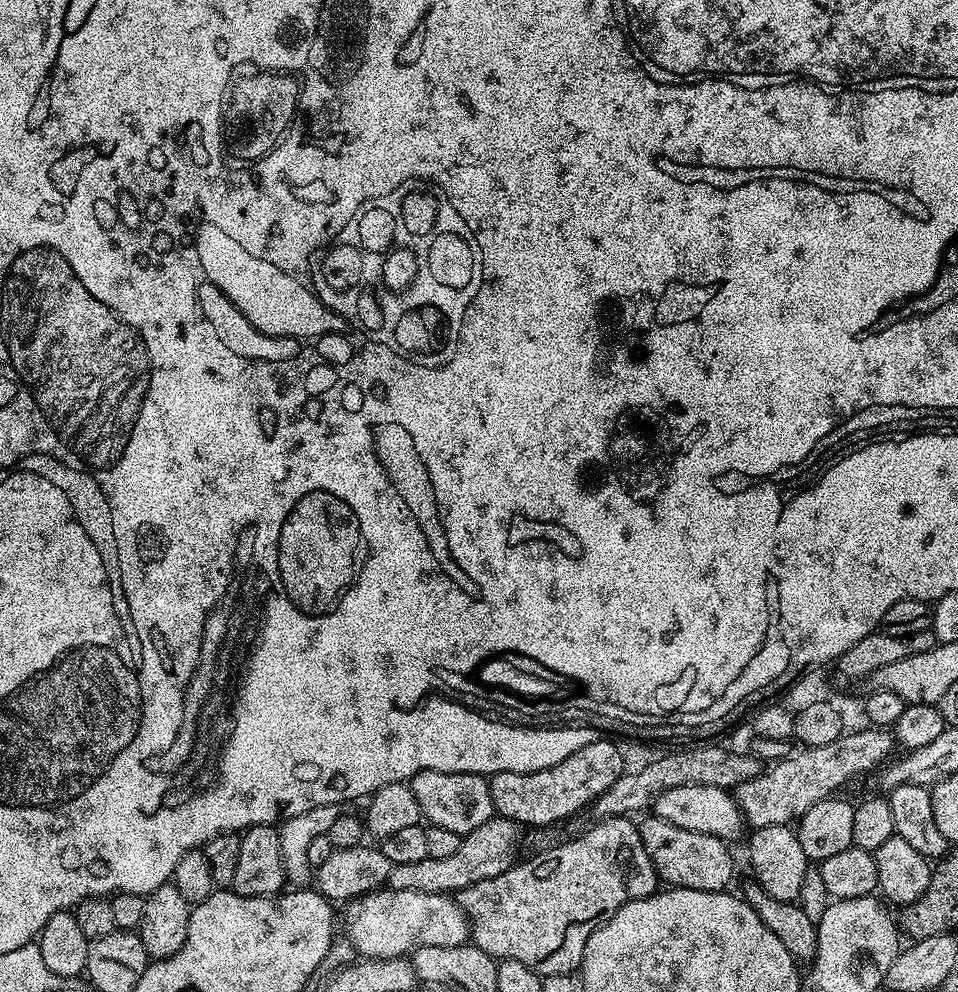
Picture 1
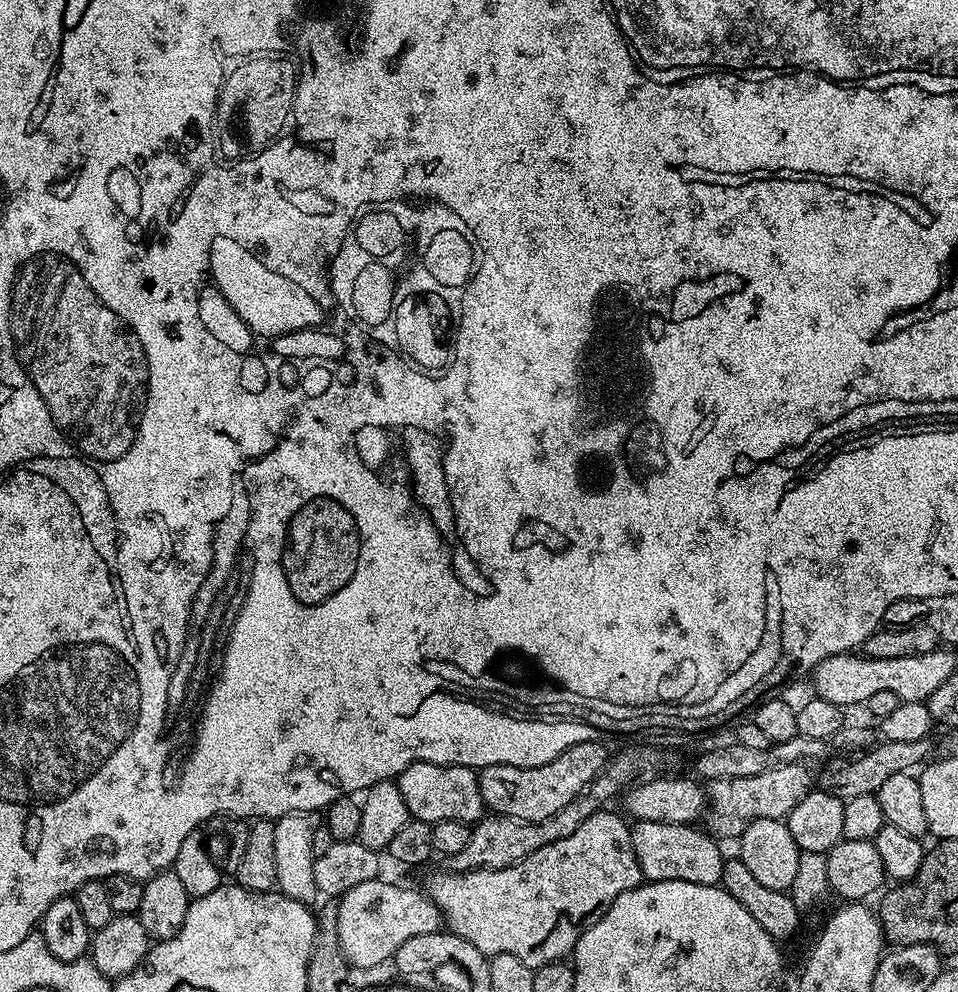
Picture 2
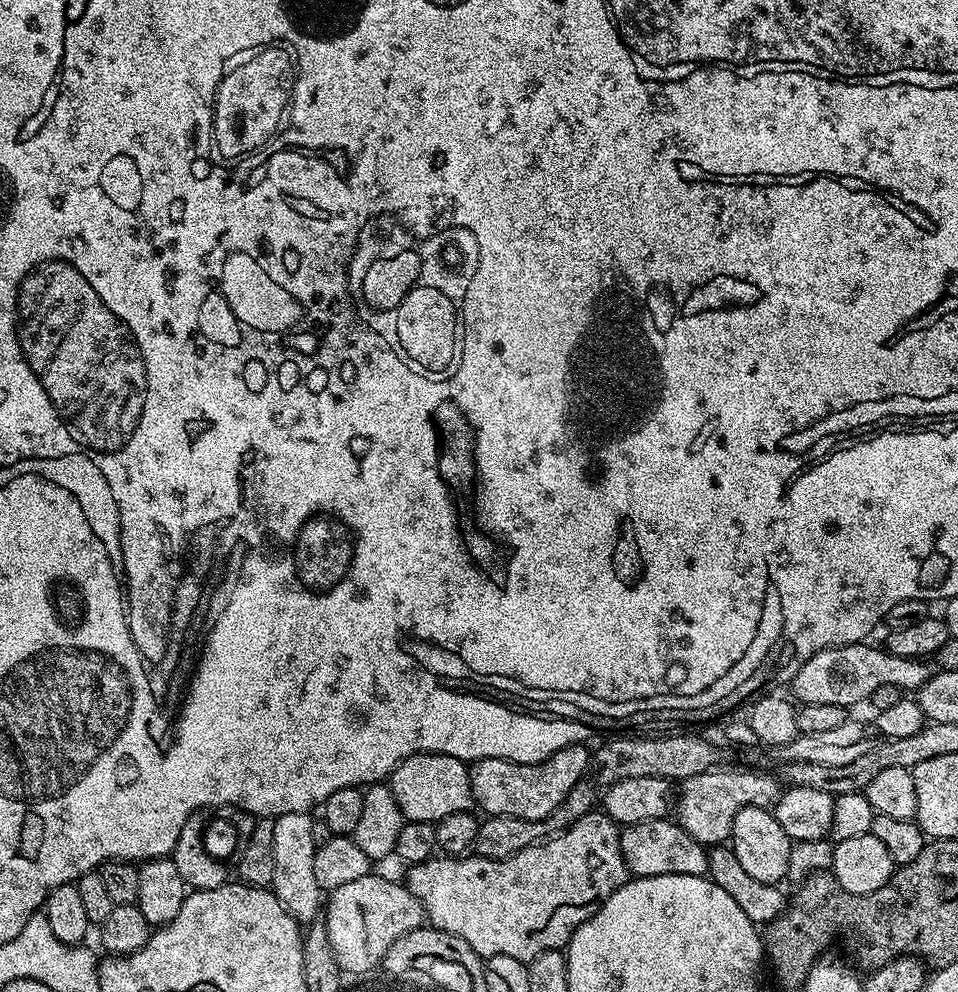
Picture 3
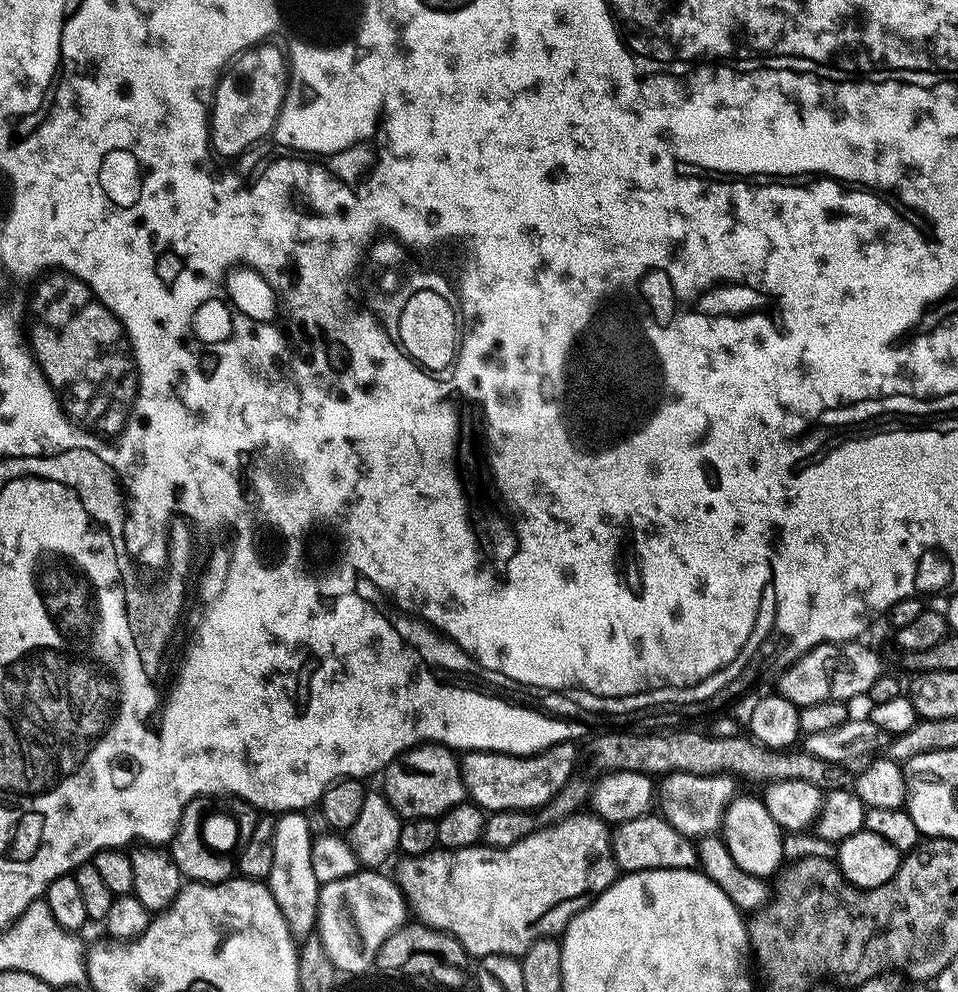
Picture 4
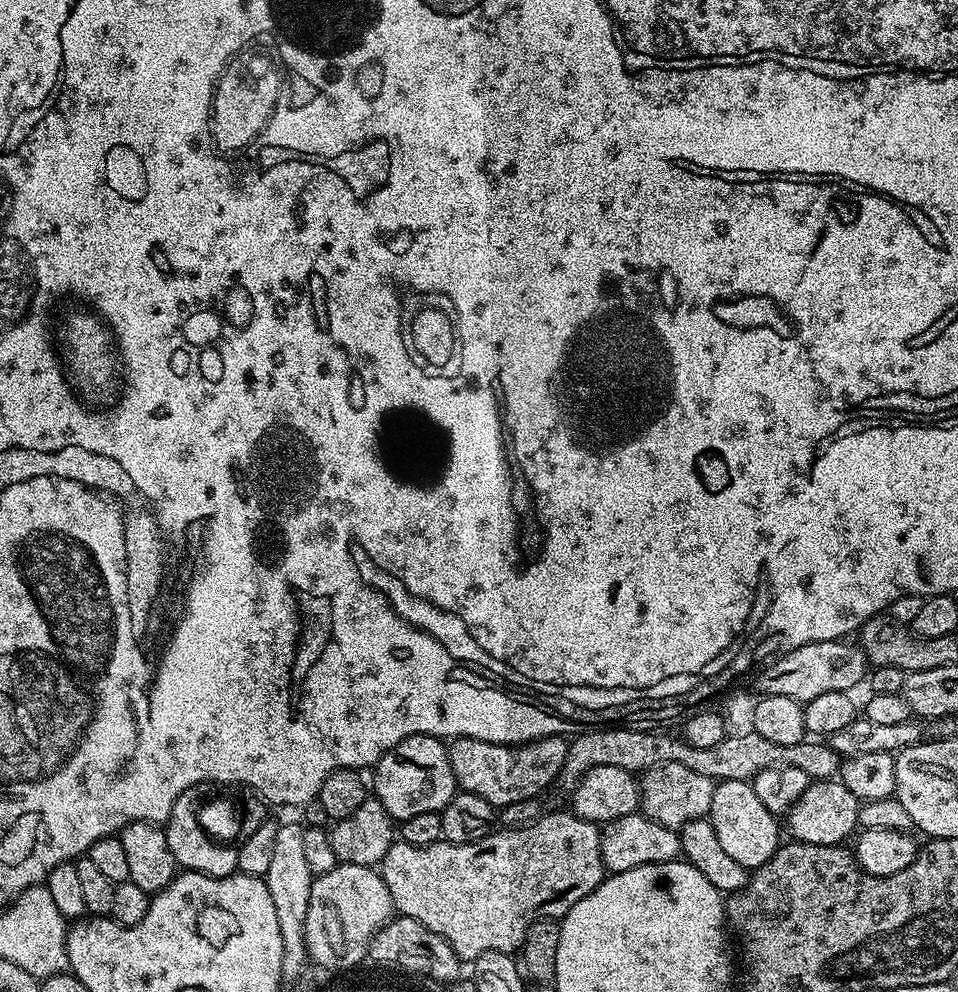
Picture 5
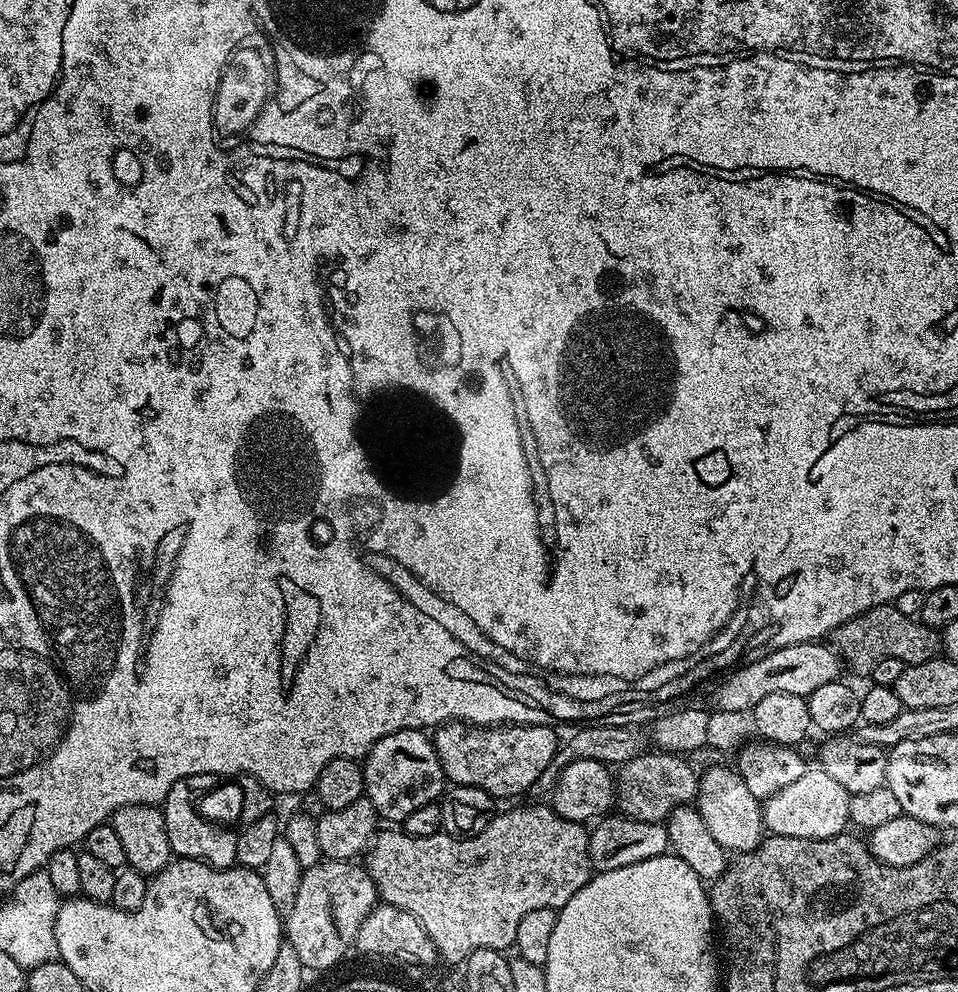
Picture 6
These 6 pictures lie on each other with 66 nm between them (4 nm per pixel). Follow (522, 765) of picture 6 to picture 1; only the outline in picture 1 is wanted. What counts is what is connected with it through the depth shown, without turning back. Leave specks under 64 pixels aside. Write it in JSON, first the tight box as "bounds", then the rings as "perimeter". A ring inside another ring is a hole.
{"bounds":[488,739,626,826],"perimeter":[[[611,739],[583,746],[557,765],[537,772],[496,772],[488,780],[492,811],[521,826],[556,824],[584,807],[591,805],[602,793],[610,790],[614,782],[624,775],[626,765],[620,753],[621,746]]]}

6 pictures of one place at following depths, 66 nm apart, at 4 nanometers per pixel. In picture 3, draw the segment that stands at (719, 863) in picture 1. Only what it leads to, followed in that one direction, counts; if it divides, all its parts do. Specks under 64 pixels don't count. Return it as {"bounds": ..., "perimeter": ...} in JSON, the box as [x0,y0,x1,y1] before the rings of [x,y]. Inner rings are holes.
{"bounds":[620,819,709,877],"perimeter":[[[671,819],[647,820],[629,824],[620,833],[622,858],[633,877],[661,876],[662,874],[690,874],[708,876],[709,849],[698,841],[680,823]]]}

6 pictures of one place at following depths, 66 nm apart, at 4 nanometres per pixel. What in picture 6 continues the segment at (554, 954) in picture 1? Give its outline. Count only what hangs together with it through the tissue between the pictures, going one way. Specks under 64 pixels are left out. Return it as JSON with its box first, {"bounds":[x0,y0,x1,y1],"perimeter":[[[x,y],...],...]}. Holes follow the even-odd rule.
{"bounds":[366,806,594,965],"perimeter":[[[544,806],[544,808],[512,808],[509,812],[497,811],[496,815],[492,817],[492,821],[486,826],[486,830],[482,830],[482,834],[474,834],[470,838],[462,838],[461,840],[457,836],[447,836],[443,830],[430,838],[414,838],[402,830],[381,831],[366,853],[366,859],[368,859],[366,867],[376,887],[377,897],[383,903],[398,906],[398,910],[406,910],[406,914],[414,914],[414,918],[418,918],[418,922],[422,922],[422,930],[426,930],[426,934],[430,934],[439,959],[441,961],[449,960],[450,963],[458,963],[457,965],[459,965],[461,962],[467,961],[468,956],[474,954],[474,950],[482,950],[483,948],[511,949],[516,943],[518,926],[522,923],[522,918],[526,918],[526,914],[530,914],[530,910],[542,910],[543,908],[558,910],[562,906],[566,906],[566,902],[570,902],[570,898],[574,898],[574,894],[578,894],[578,890],[582,890],[582,886],[586,886],[586,882],[594,875],[594,869],[590,862],[588,833],[589,829],[584,824],[562,818],[548,806]]]}

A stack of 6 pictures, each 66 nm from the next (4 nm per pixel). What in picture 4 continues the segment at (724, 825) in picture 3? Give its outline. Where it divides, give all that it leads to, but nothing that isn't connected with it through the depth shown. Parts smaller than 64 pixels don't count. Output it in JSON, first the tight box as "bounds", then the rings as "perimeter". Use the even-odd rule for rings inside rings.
{"bounds":[658,772,737,838],"perimeter":[[[670,772],[658,784],[659,815],[663,816],[666,822],[670,822],[674,830],[689,838],[719,833],[724,823],[724,811],[733,796],[737,795],[736,784],[737,781],[730,776],[699,776],[684,772]]]}

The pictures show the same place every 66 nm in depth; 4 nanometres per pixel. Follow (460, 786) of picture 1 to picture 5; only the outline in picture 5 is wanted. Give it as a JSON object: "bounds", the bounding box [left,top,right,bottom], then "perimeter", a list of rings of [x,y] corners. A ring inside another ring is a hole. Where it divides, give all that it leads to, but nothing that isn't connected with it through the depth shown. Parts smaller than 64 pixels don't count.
{"bounds":[370,736,458,821],"perimeter":[[[407,736],[398,746],[386,750],[371,769],[370,788],[393,821],[414,818],[414,814],[440,812],[458,789],[445,741],[438,736]]]}

